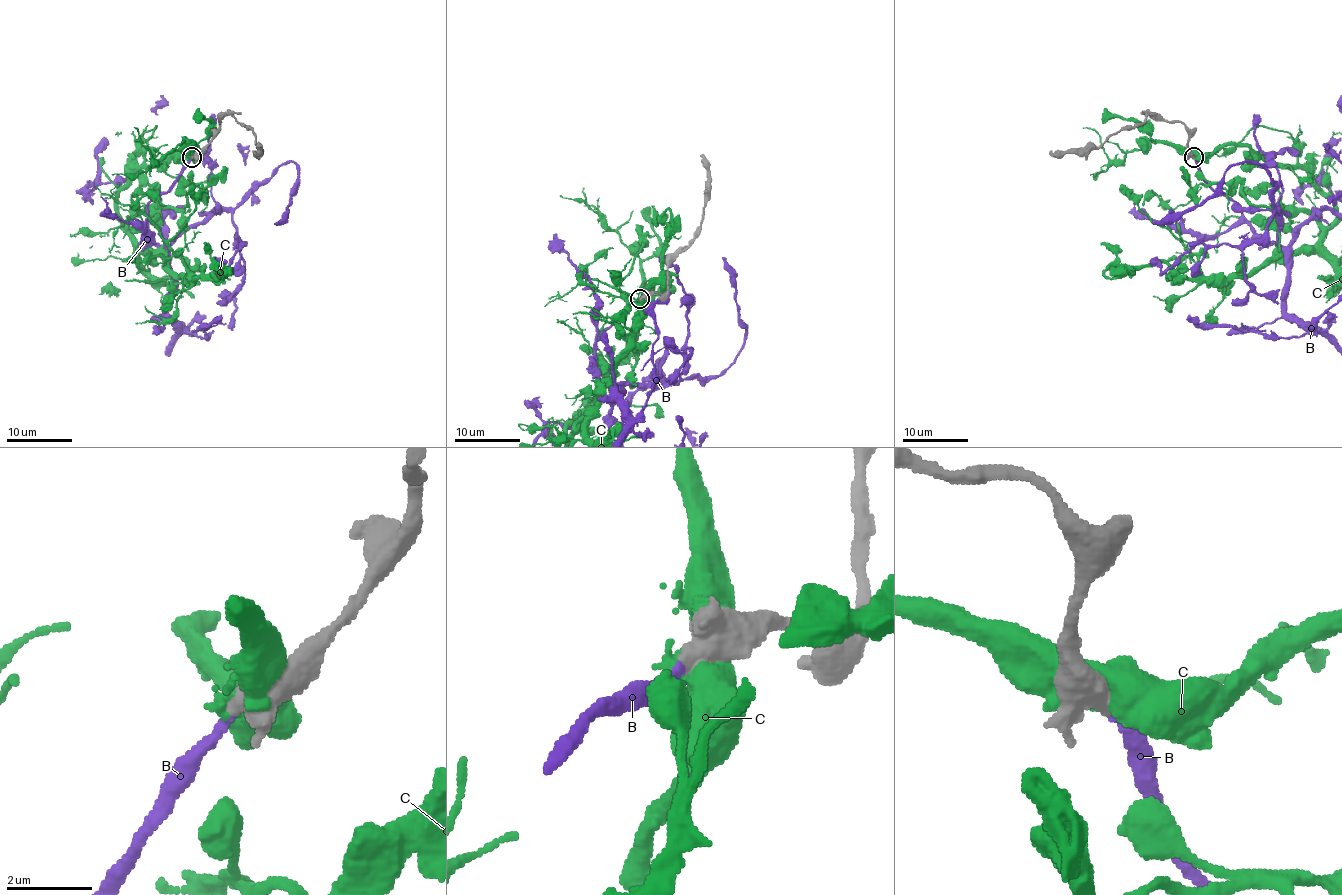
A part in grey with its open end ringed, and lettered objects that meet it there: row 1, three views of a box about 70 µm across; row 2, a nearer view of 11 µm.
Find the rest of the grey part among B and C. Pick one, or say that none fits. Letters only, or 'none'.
B

